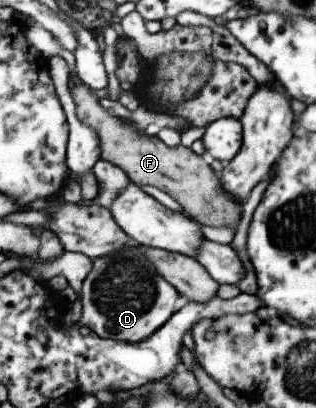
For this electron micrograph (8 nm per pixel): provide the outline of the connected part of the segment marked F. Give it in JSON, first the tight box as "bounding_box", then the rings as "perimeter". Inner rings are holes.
{"bounding_box":[69,82,241,228],"perimeter":[[[74,82],[69,94],[74,102],[75,114],[88,128],[92,128],[98,136],[100,159],[118,166],[128,180],[137,187],[154,186],[166,192],[178,204],[185,215],[196,223],[212,228],[238,228],[241,204],[234,202],[220,186],[217,171],[212,172],[208,159],[192,152],[190,147],[178,144],[174,147],[164,145],[154,134],[138,134],[130,124],[124,124],[120,117],[111,116],[105,108],[98,104],[97,98],[82,82]]]}

